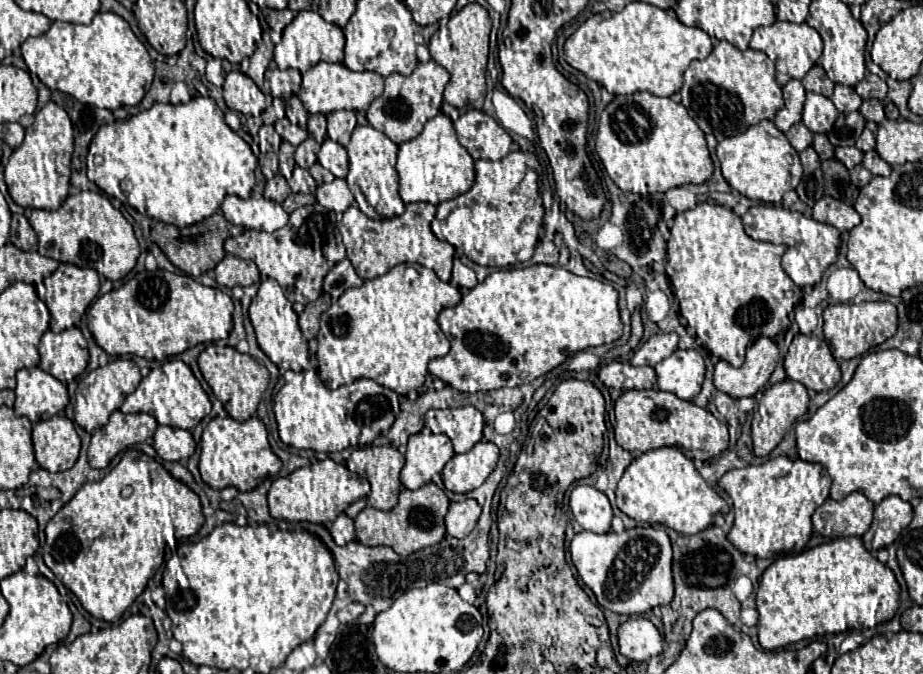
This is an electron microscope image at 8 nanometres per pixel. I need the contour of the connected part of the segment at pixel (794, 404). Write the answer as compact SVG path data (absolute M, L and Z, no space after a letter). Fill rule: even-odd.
M783 380L783 382L777 382L773 384L771 388L767 388L763 392L763 398L759 400L757 404L757 412L753 416L753 448L755 448L755 454L757 456L767 456L785 436L785 432L789 430L789 426L807 412L807 406L809 406L809 394L807 394L807 388L801 384L801 382L795 382L795 380Z

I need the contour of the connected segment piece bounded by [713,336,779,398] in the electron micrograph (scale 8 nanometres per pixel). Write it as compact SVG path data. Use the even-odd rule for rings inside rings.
M761 336L759 340L755 340L755 344L747 348L747 358L741 368L735 368L729 362L719 360L715 364L713 384L717 390L733 398L755 396L755 392L767 384L773 368L777 366L777 358L777 344L771 338Z

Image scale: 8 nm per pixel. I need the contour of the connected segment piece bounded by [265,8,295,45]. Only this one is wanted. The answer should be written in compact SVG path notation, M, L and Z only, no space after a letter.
M289 8L283 10L283 12L277 12L277 10L265 10L265 20L269 25L270 37L272 42L276 45L281 42L283 28L295 18L295 12L291 12Z

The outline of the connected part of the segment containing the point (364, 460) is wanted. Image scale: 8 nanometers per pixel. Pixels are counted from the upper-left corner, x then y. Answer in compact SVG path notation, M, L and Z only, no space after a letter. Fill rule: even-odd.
M363 446L352 451L346 466L355 474L364 476L371 484L369 504L379 510L391 510L401 492L399 472L405 456L391 446Z

